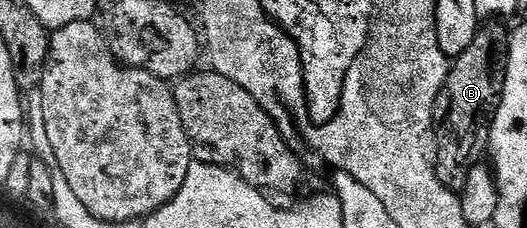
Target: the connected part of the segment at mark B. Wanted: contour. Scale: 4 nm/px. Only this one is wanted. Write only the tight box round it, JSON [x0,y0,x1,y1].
[432,21,510,192]

